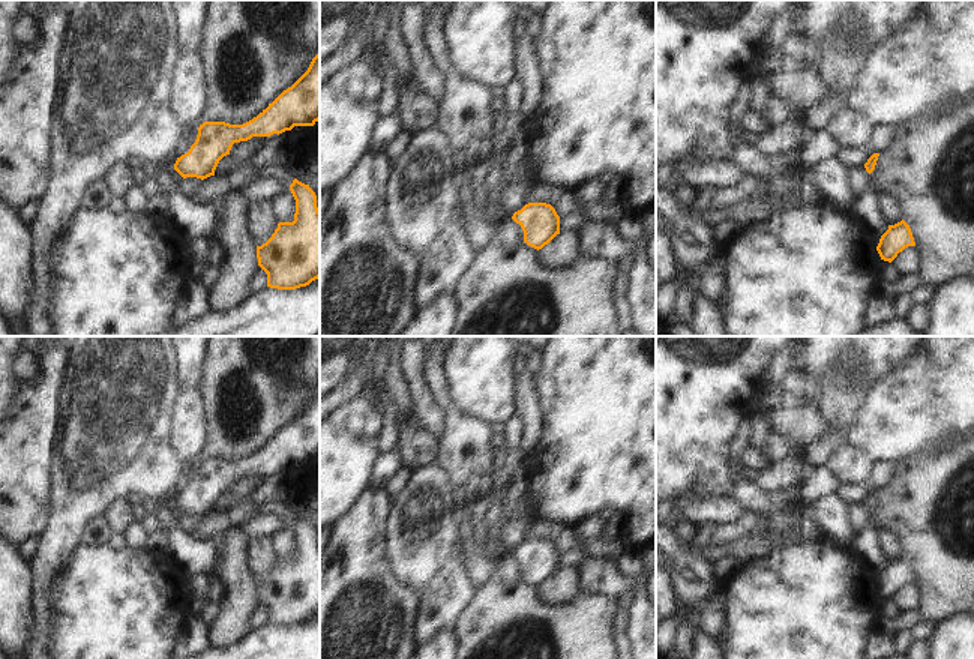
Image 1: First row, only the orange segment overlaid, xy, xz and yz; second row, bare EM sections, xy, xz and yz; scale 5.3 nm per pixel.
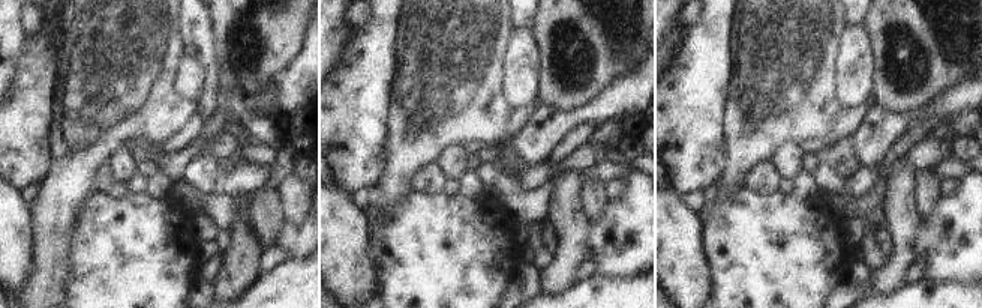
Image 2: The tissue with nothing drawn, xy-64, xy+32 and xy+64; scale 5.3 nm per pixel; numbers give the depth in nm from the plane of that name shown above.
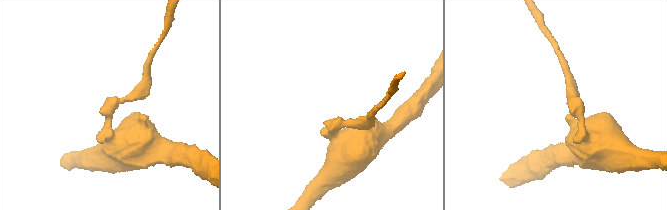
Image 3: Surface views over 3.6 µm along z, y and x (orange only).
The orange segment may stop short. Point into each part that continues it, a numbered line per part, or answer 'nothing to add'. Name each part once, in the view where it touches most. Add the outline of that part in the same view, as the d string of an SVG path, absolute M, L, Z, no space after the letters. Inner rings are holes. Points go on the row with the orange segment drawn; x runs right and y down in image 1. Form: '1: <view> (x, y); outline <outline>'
nothing to add

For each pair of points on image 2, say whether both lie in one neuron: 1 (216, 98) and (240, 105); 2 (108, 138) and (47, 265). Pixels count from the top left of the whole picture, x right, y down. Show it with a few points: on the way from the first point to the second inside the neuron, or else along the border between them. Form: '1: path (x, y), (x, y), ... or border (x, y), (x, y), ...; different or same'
1: border (222, 93), (224, 102); different
2: path (77, 170), (57, 211), (54, 233); same

